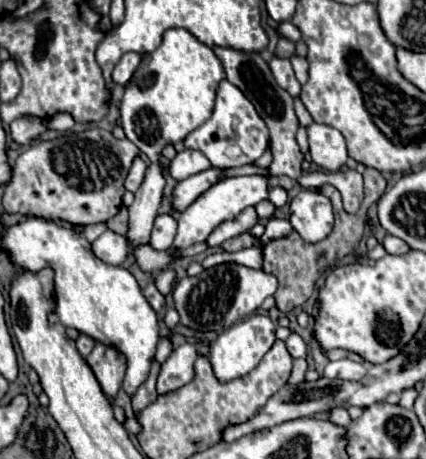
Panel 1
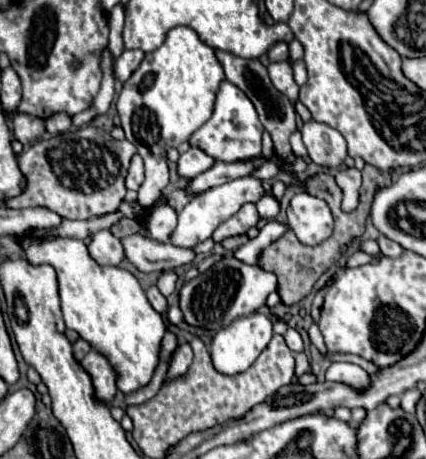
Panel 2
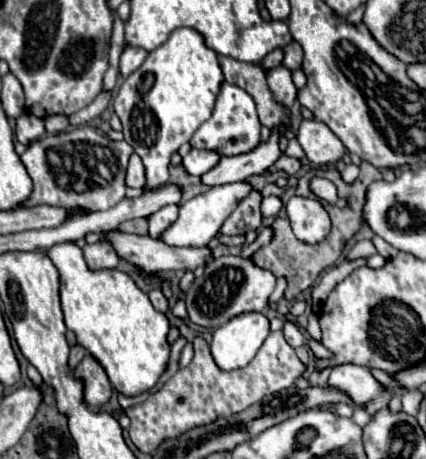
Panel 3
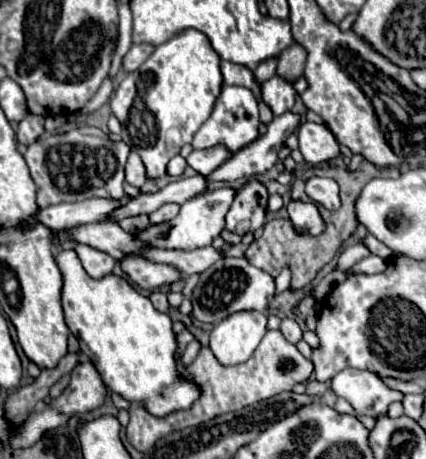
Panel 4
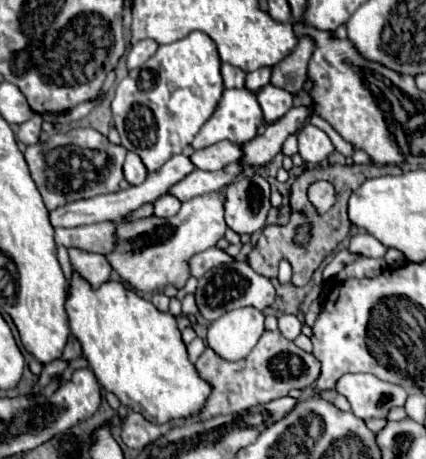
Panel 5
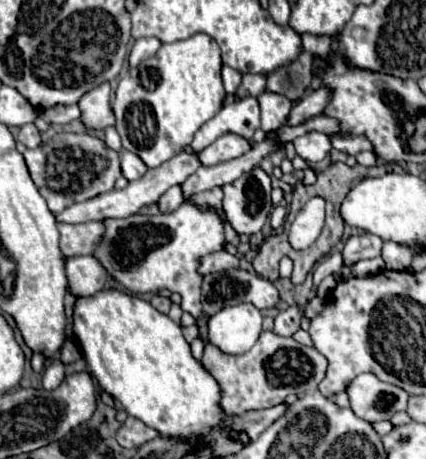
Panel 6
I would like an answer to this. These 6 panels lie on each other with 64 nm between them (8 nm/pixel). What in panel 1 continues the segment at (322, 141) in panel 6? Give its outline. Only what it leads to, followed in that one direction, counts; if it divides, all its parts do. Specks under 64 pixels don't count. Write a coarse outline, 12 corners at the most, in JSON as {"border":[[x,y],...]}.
{"border":[[312,122],[308,130],[312,162],[328,172],[348,160],[344,136]]}

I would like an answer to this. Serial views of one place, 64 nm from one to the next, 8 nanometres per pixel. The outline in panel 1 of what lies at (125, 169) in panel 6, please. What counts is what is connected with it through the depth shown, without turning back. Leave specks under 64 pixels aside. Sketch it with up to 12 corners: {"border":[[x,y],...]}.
{"border":[[136,156],[128,176],[126,190],[136,192],[144,180],[146,164]]}

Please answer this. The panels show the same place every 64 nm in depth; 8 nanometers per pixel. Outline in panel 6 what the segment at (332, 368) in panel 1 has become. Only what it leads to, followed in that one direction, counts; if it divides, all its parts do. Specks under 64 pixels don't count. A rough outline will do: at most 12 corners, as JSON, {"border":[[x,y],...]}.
{"border":[[372,374],[348,388],[352,412],[368,422],[406,410],[408,394]]}

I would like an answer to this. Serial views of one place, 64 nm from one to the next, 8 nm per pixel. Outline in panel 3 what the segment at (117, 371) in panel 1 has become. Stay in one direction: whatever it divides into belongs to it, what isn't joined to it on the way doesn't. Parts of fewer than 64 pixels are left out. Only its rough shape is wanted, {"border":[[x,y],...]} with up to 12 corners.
{"border":[[90,354],[74,368],[84,384],[84,402],[96,408],[108,402],[112,386]]}

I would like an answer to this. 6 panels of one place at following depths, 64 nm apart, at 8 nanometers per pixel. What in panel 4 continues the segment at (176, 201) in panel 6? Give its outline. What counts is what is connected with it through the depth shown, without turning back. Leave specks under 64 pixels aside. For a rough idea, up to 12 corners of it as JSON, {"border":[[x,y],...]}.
{"border":[[162,204],[150,214],[150,224],[160,224],[178,214],[178,204]]}

